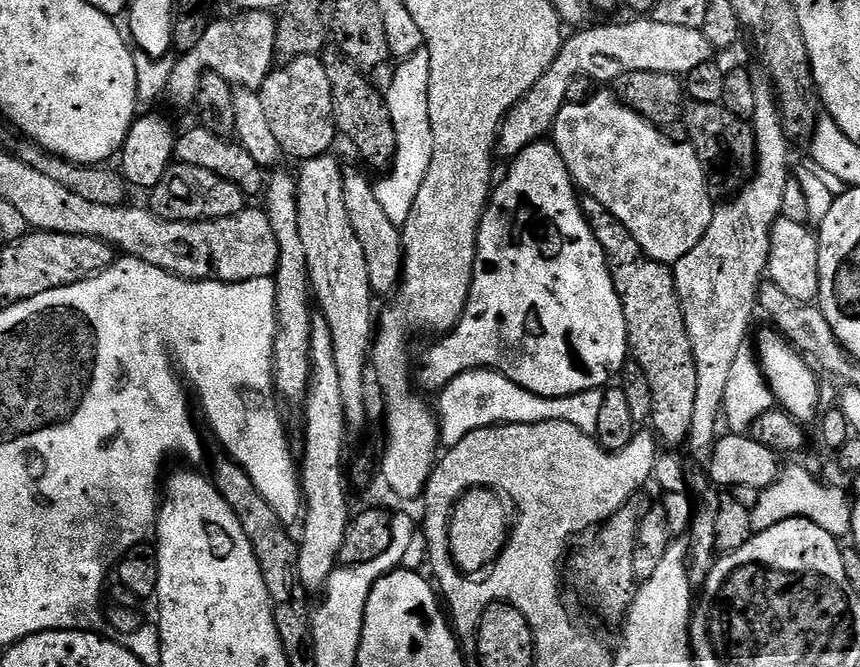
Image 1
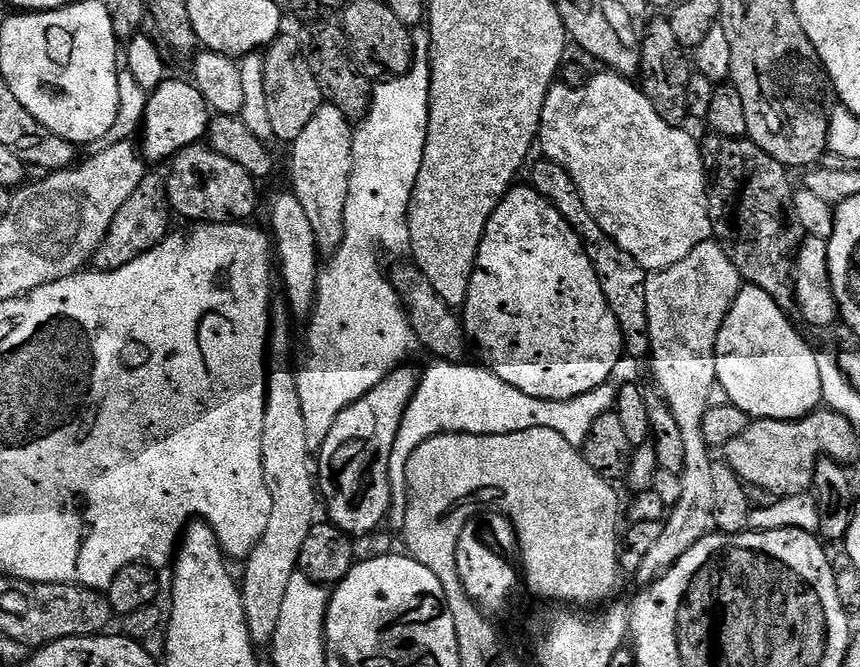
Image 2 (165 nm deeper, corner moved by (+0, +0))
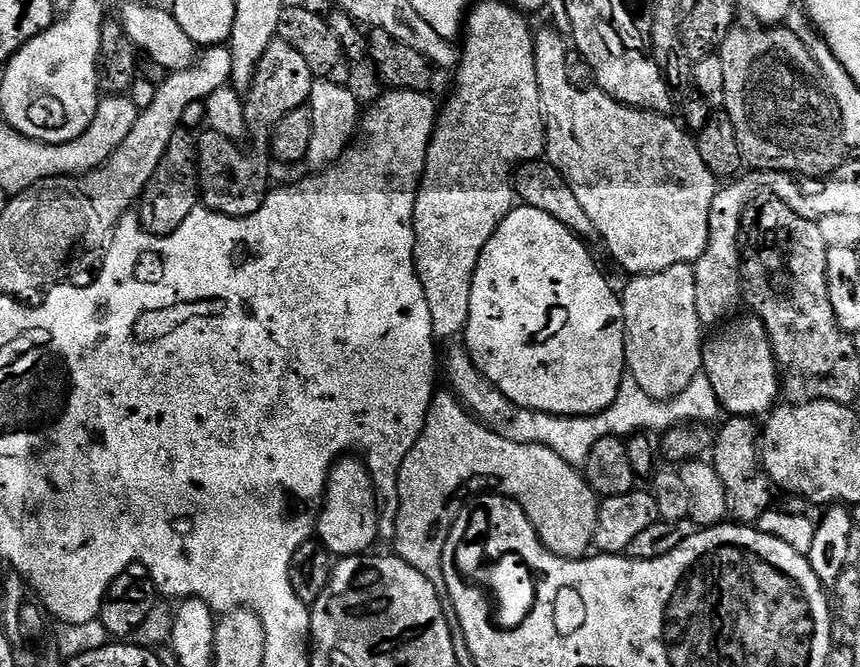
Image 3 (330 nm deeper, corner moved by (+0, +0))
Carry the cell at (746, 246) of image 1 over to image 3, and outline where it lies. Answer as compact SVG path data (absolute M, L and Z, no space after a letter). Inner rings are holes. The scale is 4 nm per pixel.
M679 264L678 266L670 266L661 272L636 274L629 280L632 281L625 286L624 292L622 288L622 303L624 305L624 362L627 371L630 373L631 379L636 380L638 386L642 386L642 390L646 390L646 394L650 394L650 398L654 398L655 400L672 400L678 394L682 394L686 390L686 386L690 386L690 382L694 382L696 376L701 375L704 366L706 338L704 338L705 329L698 318L698 306L694 298L694 290L696 289L695 267L692 264Z

